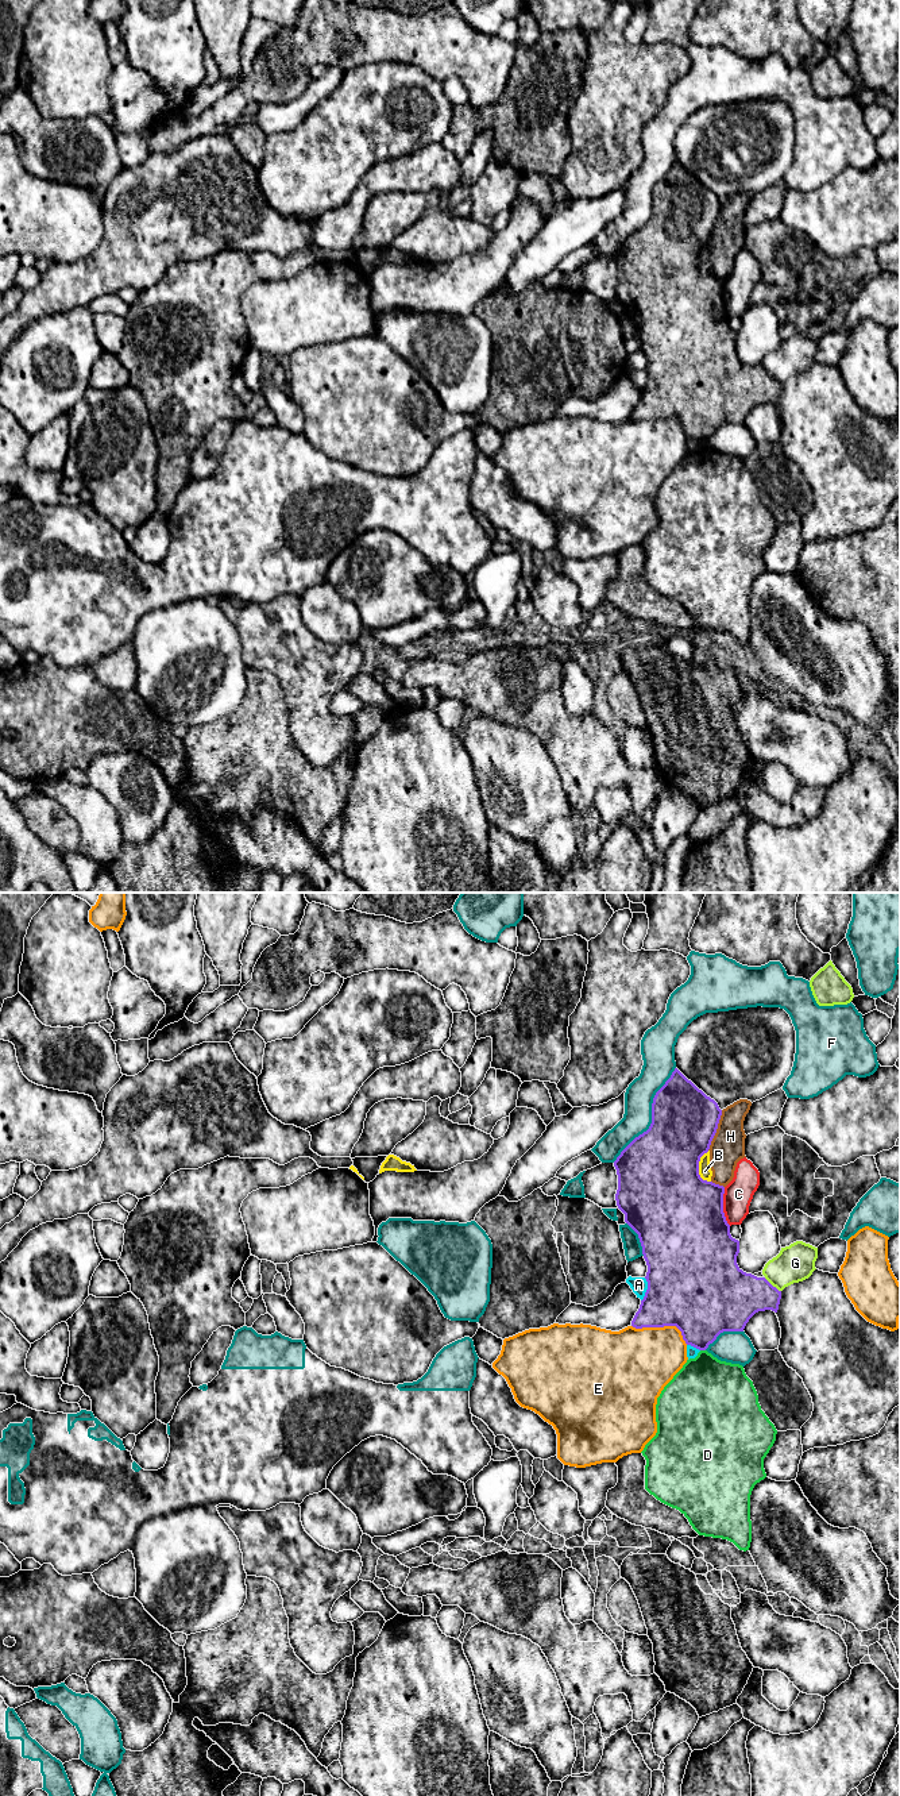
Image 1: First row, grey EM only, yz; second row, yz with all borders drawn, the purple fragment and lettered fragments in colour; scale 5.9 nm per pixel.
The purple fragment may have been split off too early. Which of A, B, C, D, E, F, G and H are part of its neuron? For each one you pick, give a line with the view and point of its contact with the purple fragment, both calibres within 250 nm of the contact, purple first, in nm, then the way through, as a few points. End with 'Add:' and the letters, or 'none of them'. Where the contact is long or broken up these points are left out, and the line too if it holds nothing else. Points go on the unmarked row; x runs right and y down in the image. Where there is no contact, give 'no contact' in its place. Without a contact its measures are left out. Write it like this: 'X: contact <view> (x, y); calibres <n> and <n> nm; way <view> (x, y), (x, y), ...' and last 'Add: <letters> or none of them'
Add: none of them

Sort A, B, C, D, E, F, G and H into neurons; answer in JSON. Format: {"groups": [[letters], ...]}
{"groups": [["A"], ["B", "H"], ["C"], ["D"], ["E"], ["F"], ["G"]]}

